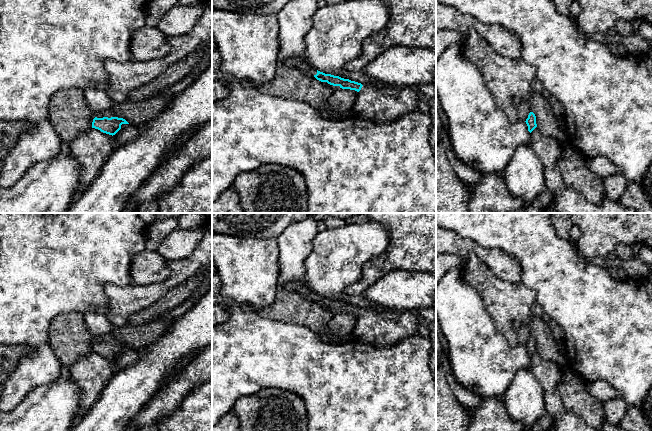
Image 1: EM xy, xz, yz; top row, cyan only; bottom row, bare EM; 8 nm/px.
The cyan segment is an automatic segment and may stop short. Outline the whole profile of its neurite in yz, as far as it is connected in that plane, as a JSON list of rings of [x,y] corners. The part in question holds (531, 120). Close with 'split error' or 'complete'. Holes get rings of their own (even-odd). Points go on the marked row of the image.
[[[530,112],[528,118],[526,119],[526,124],[528,126],[528,131],[531,133],[536,127],[536,116],[533,112]]]; complete

